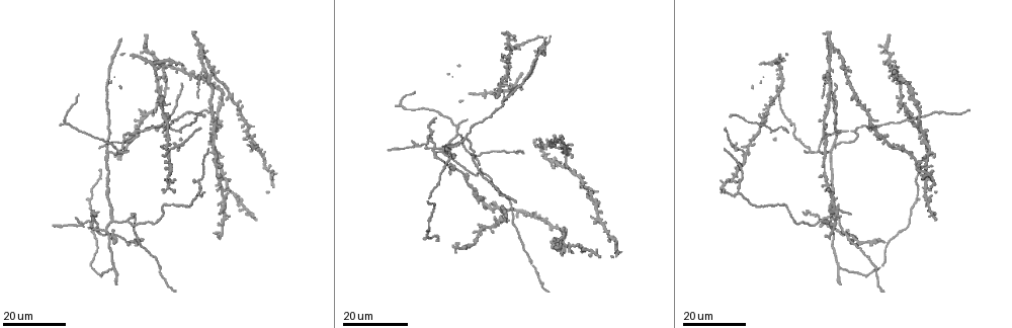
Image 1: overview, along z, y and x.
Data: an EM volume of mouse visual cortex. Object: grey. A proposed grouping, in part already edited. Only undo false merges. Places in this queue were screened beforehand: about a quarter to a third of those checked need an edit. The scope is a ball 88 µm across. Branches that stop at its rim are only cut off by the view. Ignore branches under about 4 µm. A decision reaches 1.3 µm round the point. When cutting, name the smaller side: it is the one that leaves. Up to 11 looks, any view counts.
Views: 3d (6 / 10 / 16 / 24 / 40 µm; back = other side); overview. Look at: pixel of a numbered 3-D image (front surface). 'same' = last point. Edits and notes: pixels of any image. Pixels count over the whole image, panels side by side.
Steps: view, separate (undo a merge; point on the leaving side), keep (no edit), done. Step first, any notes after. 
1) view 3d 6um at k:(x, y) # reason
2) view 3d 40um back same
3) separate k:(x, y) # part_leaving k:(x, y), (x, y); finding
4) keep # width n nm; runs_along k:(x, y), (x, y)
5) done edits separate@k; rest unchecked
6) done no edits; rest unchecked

view 3d 16um at 1:(828, 68) # looks like a crossing

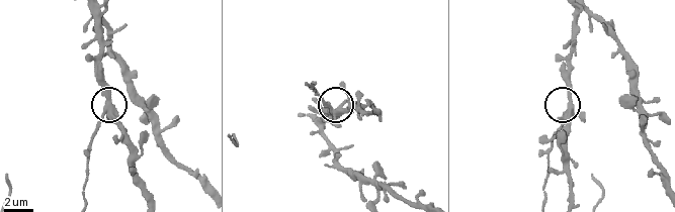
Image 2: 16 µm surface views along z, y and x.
view 3d 6um at 2:(116, 112) # zoom in

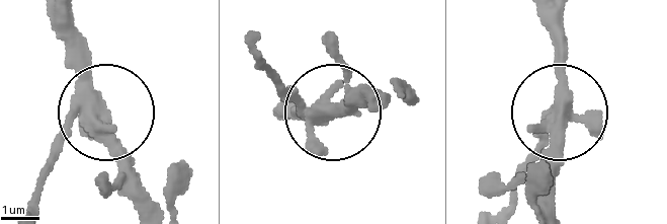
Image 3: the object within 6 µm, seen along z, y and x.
separate 3:(52, 154) # part_leaving 3:(78, 106), (39, 201); two neurons meet here

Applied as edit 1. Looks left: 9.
view 3d 16um at 1:(168, 153) # four arms meet

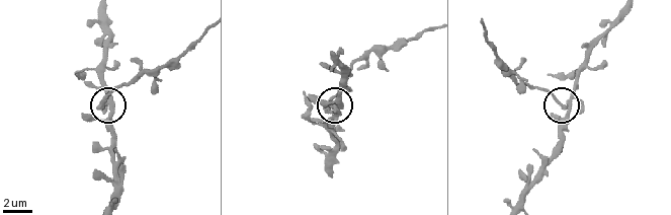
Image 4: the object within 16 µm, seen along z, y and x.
view 3d 10um at 4:(332, 111)

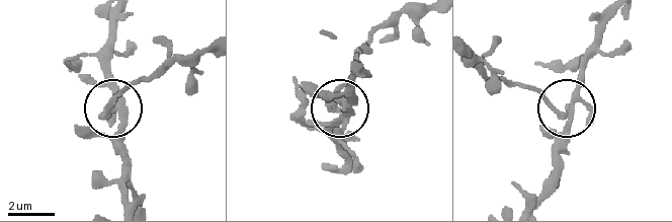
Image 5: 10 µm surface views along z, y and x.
separate 5:(542, 95) # width 250 nm; two neurons meet here

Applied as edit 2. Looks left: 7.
view 3d 16um at 1:(739, 181) # arms part here

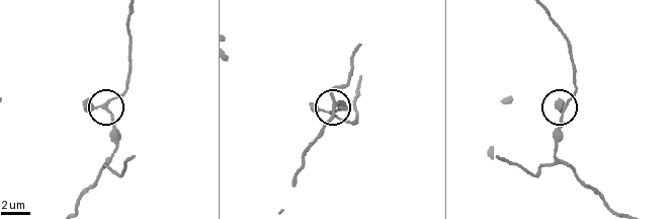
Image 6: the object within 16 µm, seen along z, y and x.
view 3d 6um at 6:(328, 113)

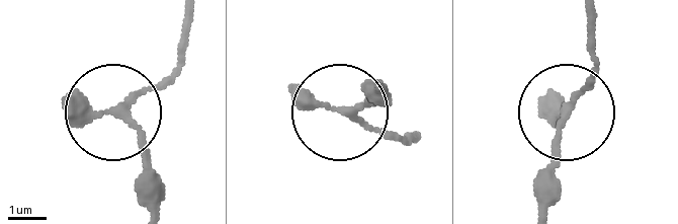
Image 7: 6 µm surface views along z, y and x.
keep # runs_along 7:(157, 207), (144, 139), (124, 113), (182, 64); one neuron here

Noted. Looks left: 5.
view 3d 24um at 1:(447, 145) # a fork

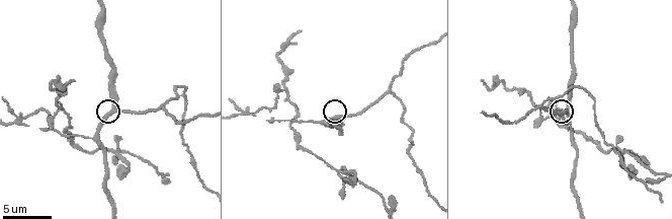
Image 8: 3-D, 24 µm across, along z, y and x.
view 3d 6um at 8:(340, 116)

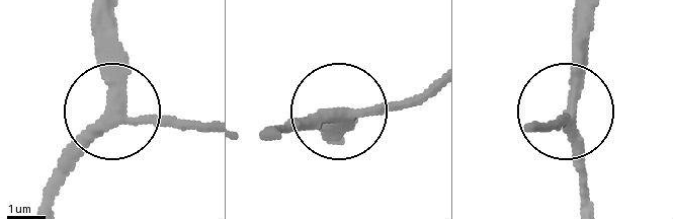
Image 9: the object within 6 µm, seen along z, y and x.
keep # side_arm 78 um; arms 3; all the same neuron

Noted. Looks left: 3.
view 3d 24um at 1:(91, 198)

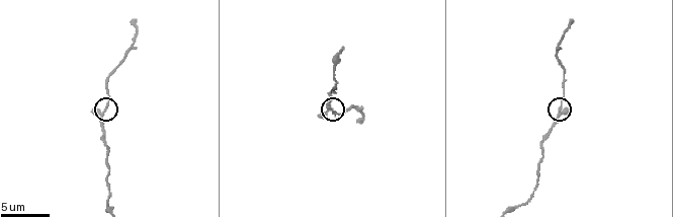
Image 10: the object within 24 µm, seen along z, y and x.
view 3d 10um at 10:(560, 110)

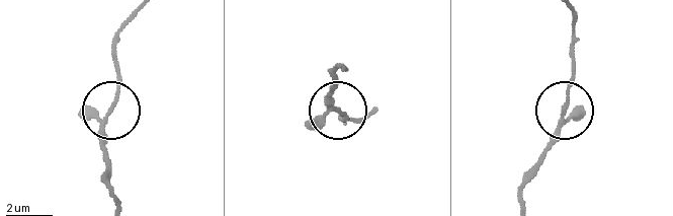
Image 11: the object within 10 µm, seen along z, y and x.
view 3d 10um back at 11:(107, 115)

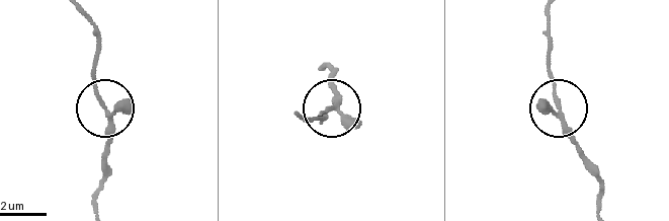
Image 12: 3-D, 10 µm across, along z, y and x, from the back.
keep # runs_along 12:(602, 205), (588, 158), (559, 112), (550, 56); one neuron here

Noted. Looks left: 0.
done edits separate@3, separate@5; rest unchecked

